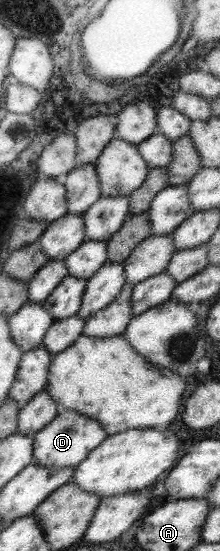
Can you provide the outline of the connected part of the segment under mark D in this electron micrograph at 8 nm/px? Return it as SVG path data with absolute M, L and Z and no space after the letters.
M59 411L48 425L44 425L32 436L32 463L42 467L73 469L88 455L88 452L98 447L106 436L104 427L94 419L76 411Z

